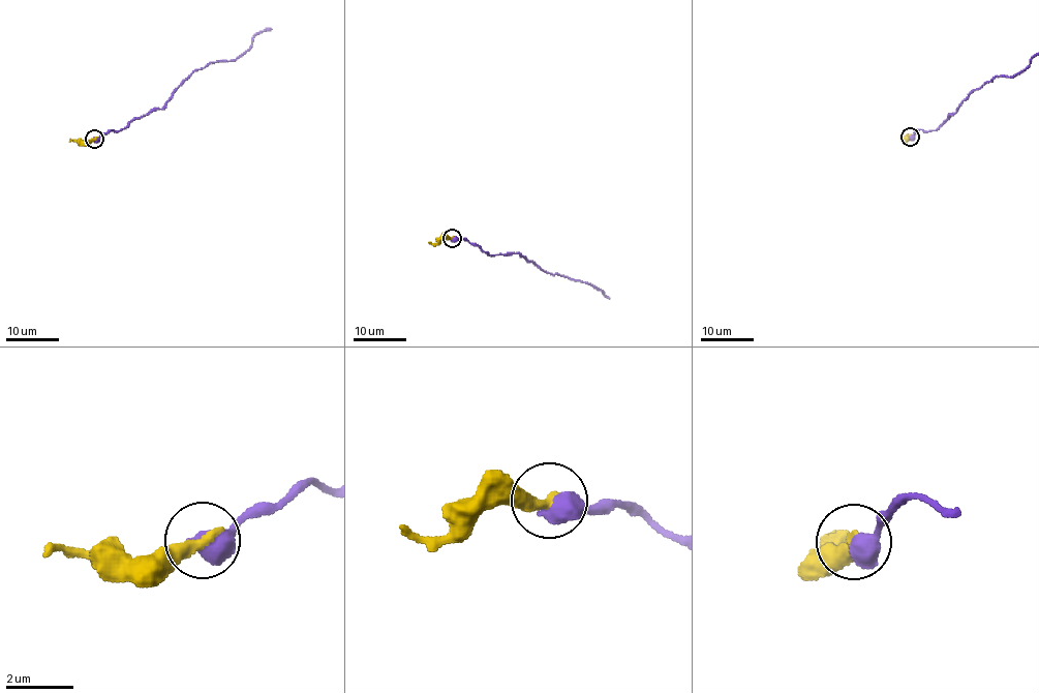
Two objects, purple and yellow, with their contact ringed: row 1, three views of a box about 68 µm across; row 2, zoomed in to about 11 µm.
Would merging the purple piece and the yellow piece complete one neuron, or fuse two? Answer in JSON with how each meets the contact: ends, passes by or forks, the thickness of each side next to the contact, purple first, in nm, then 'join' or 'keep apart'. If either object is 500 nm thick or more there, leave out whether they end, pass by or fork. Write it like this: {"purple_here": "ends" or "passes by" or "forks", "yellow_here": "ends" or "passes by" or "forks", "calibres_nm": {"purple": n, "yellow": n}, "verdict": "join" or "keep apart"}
{"calibres_nm": {"purple": 650, "yellow": 380}, "verdict": "keep apart"}

